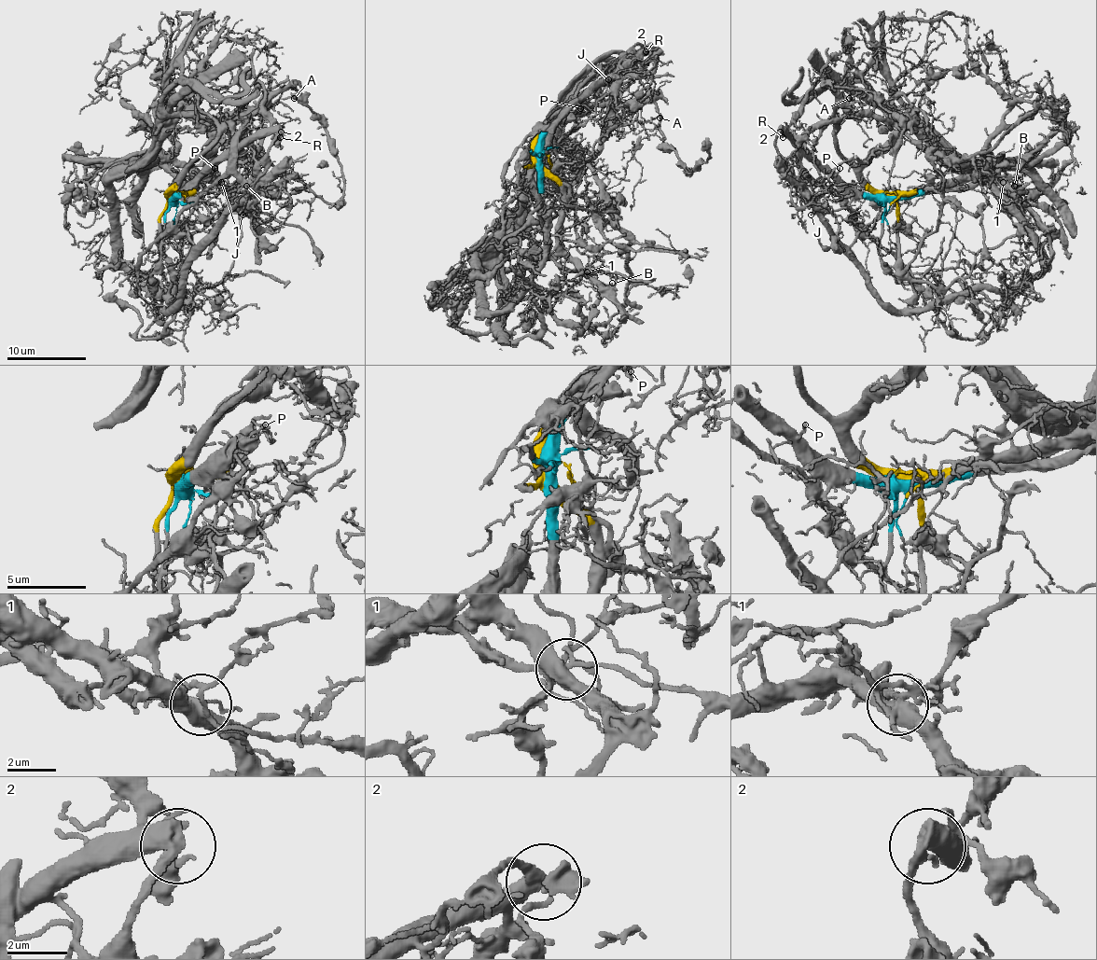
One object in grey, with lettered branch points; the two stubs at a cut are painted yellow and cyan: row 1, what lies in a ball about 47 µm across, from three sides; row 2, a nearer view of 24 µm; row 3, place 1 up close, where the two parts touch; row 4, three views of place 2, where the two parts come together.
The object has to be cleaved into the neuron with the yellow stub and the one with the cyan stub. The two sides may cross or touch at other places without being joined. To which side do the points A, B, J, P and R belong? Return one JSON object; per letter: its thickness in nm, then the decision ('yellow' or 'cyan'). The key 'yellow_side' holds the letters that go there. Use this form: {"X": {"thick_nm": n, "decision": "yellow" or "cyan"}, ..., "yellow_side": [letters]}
{"A": {"thick_nm": 80, "decision": "yellow"}, "B": {"thick_nm": 200, "decision": "yellow"}, "J": {"thick_nm": 140, "decision": "cyan"}, "P": {"thick_nm": 140, "decision": "cyan"}, "R": {"thick_nm": 130, "decision": "cyan"}, "yellow_side": ["A", "B"]}

